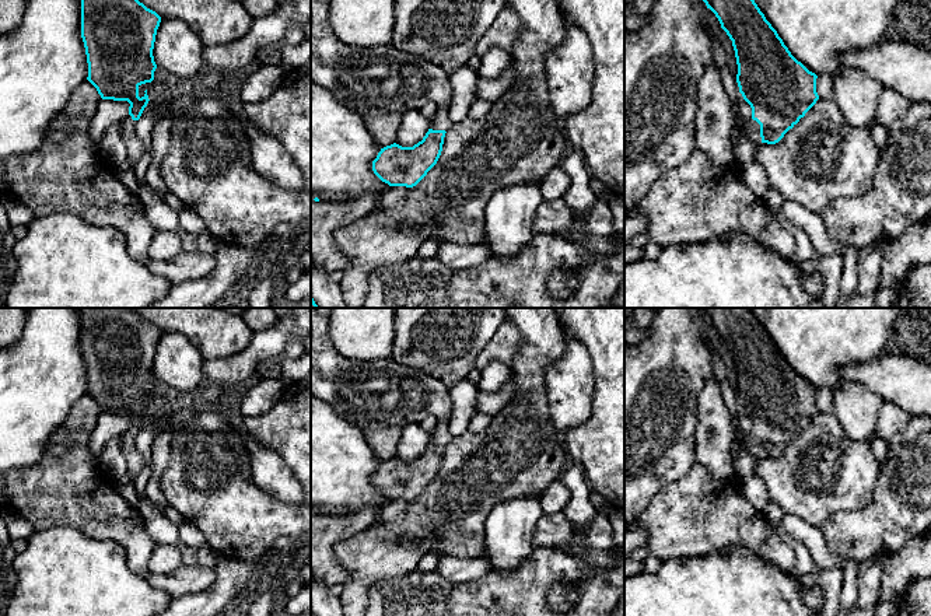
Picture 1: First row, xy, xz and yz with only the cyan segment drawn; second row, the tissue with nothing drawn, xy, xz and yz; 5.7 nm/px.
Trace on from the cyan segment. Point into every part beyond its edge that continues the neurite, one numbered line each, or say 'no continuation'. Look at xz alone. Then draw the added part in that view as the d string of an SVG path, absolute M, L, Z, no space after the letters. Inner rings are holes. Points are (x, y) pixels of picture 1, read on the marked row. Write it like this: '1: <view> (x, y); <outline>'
1: xz (440, 121); M440 105L437 113L431 118L430 129L447 132L452 125L449 119L449 105Z

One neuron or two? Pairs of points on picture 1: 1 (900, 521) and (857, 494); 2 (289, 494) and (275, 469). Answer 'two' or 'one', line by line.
1: two
2: one

